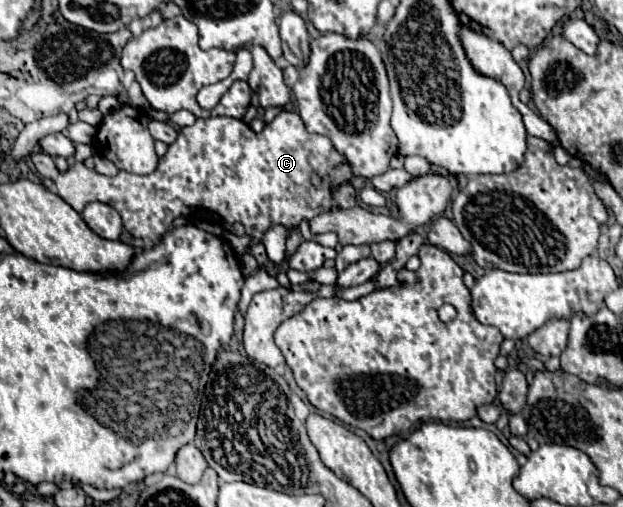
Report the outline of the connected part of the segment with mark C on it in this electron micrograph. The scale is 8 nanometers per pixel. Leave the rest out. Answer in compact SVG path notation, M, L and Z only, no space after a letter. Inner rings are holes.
M282 111L272 123L268 123L262 133L254 133L244 121L230 119L230 117L208 117L196 119L192 127L182 127L178 139L168 147L168 153L158 161L158 167L150 175L134 175L128 171L118 171L116 177L106 177L96 171L90 171L84 163L74 163L68 171L60 173L54 165L54 159L46 153L30 155L32 163L36 165L42 177L54 181L58 195L70 203L78 213L92 201L108 203L114 207L124 221L124 229L140 239L152 239L160 243L160 239L170 231L170 225L176 217L184 215L184 205L188 205L198 217L216 221L220 225L234 225L242 223L246 235L250 237L252 245L262 243L262 237L268 229L282 225L288 231L286 237L286 261L296 253L302 243L302 235L298 225L302 219L310 221L316 215L322 215L332 209L350 209L355 207L356 189L352 187L352 171L344 157L334 149L328 137L312 135L306 131L298 113Z

